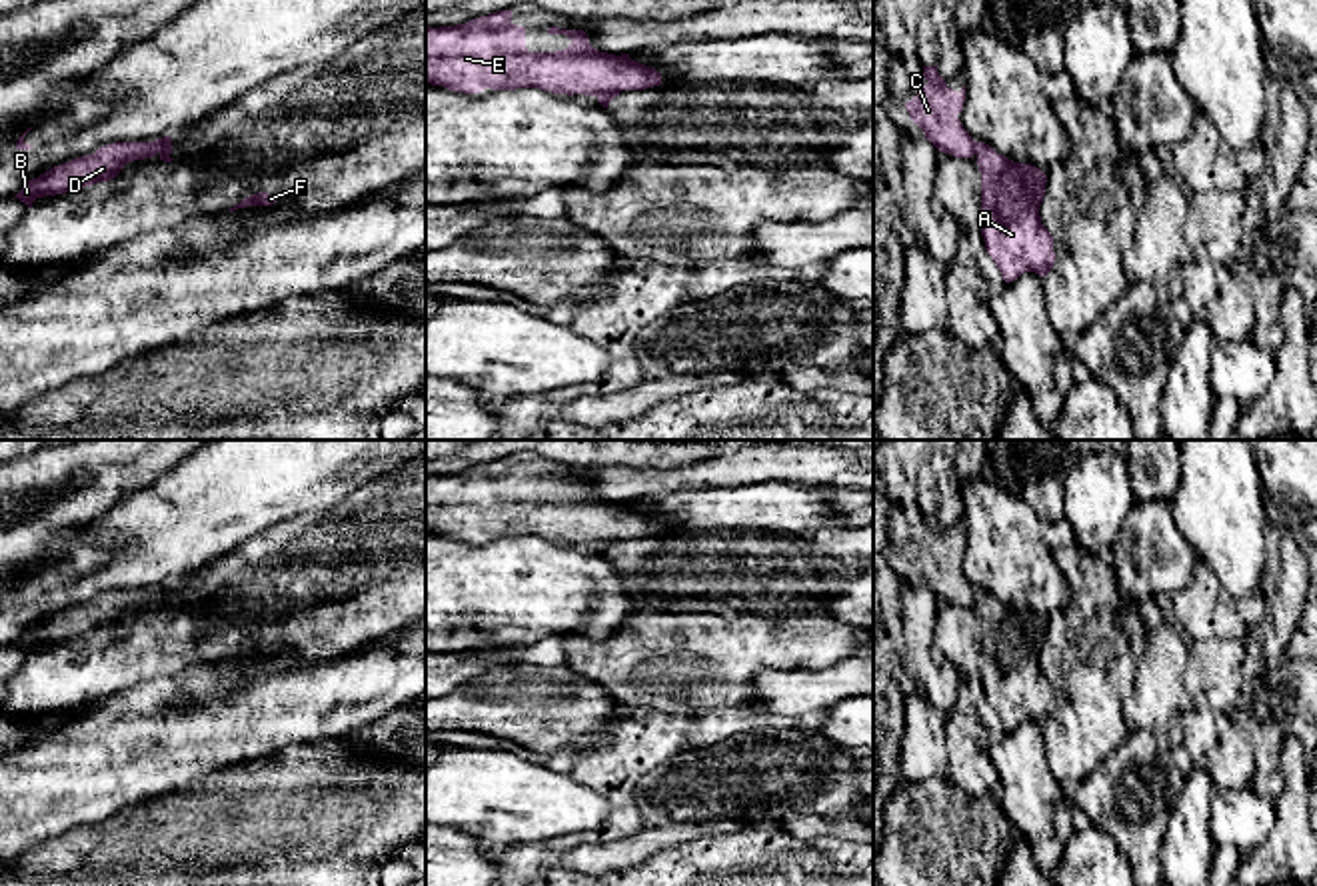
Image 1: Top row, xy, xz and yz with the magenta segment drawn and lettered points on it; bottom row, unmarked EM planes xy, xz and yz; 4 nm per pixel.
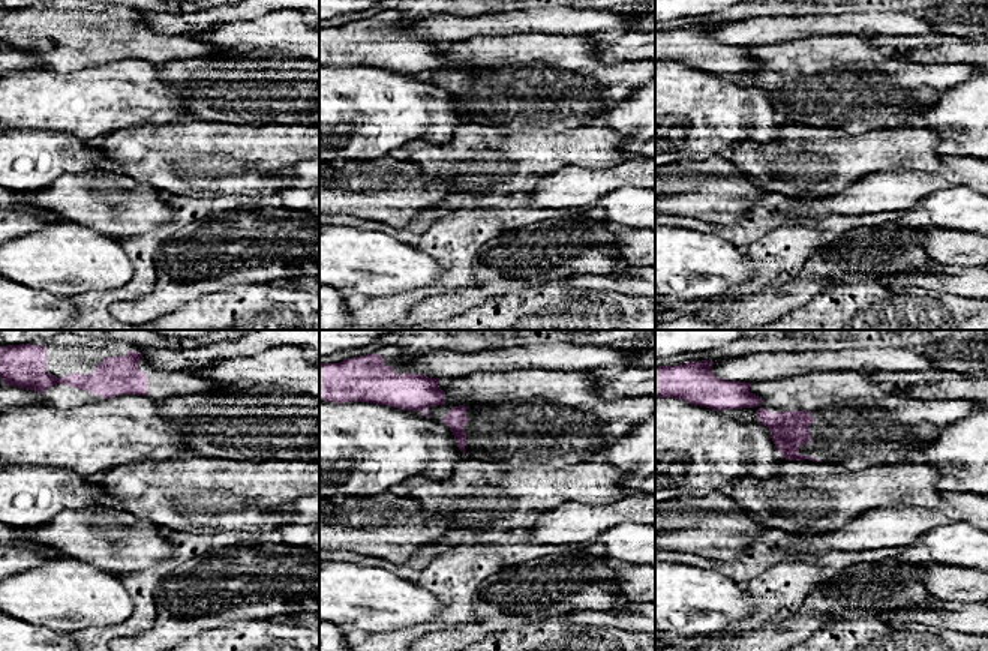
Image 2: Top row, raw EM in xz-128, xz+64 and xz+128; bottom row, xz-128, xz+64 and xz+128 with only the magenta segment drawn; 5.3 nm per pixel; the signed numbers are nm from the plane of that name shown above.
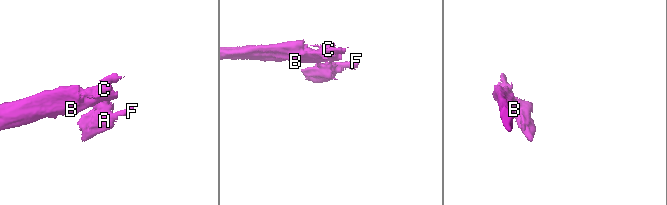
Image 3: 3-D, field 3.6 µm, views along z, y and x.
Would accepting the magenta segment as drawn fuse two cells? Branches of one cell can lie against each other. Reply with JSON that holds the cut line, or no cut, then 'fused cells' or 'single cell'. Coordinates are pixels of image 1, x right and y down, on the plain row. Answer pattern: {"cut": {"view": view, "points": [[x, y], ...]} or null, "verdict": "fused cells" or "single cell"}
{"cut": {"view": "yz", "points": [[974, 590], [976, 600]]}, "verdict": "fused cells"}

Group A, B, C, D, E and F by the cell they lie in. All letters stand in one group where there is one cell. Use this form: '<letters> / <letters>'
A F / B C D E

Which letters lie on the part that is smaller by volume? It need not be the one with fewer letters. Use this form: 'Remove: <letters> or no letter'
Remove: A, F

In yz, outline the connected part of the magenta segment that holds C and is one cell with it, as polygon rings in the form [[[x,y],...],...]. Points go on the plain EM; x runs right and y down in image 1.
[[[923,514],[923,526],[927,528],[923,538],[905,550],[909,566],[939,600],[973,606],[975,588],[957,566],[963,558],[965,534],[959,540],[951,538],[937,514]]]

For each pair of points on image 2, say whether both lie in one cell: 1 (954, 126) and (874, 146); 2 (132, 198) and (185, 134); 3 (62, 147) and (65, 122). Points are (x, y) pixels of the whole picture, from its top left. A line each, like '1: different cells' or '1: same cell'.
1: different cells
2: different cells
3: different cells

